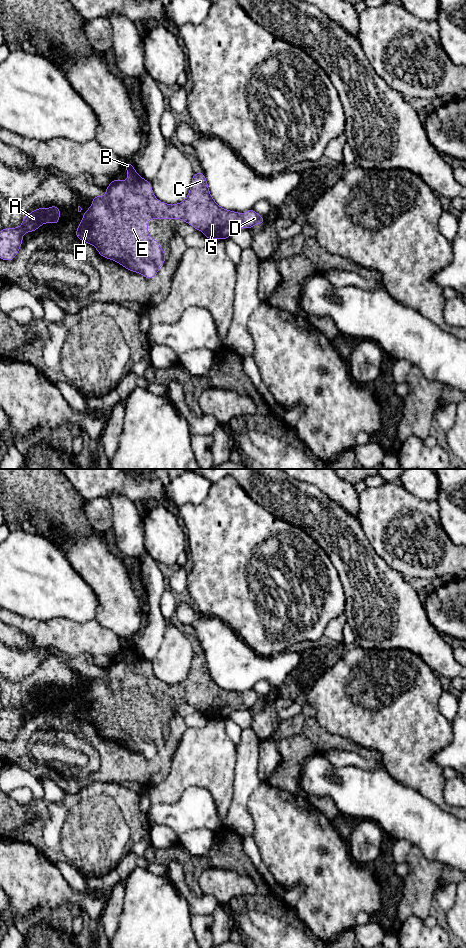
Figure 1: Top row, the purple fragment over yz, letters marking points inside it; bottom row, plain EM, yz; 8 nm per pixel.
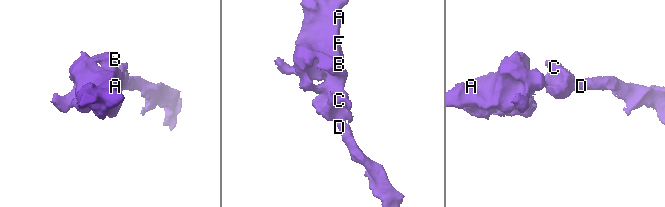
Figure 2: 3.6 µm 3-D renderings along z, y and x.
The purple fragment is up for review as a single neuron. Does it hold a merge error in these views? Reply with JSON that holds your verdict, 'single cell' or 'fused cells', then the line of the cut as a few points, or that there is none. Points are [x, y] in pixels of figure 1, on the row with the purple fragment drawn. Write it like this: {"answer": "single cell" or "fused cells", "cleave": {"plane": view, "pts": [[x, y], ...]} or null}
{"answer": "single cell", "cleave": null}

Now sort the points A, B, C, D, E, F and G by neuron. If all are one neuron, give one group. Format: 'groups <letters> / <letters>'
groups A B C D E F G

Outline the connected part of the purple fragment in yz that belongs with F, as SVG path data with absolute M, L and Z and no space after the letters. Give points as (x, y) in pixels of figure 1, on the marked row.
M124 163L128 178L121 181L116 178L105 188L107 194L93 197L90 208L84 213L76 230L76 238L93 245L98 253L107 259L121 264L126 269L141 273L146 279L157 275L164 264L166 254L158 241L149 236L149 219L182 219L203 232L208 240L227 239L236 230L251 229L255 224L264 224L264 218L253 209L240 212L229 211L220 207L212 198L203 172L194 173L187 198L178 204L169 205L160 202L152 191L151 183L143 179L131 163Z

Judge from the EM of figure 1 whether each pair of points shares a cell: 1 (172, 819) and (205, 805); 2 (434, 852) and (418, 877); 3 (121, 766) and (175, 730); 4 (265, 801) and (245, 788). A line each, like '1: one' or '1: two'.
1: one
2: two
3: one
4: two

